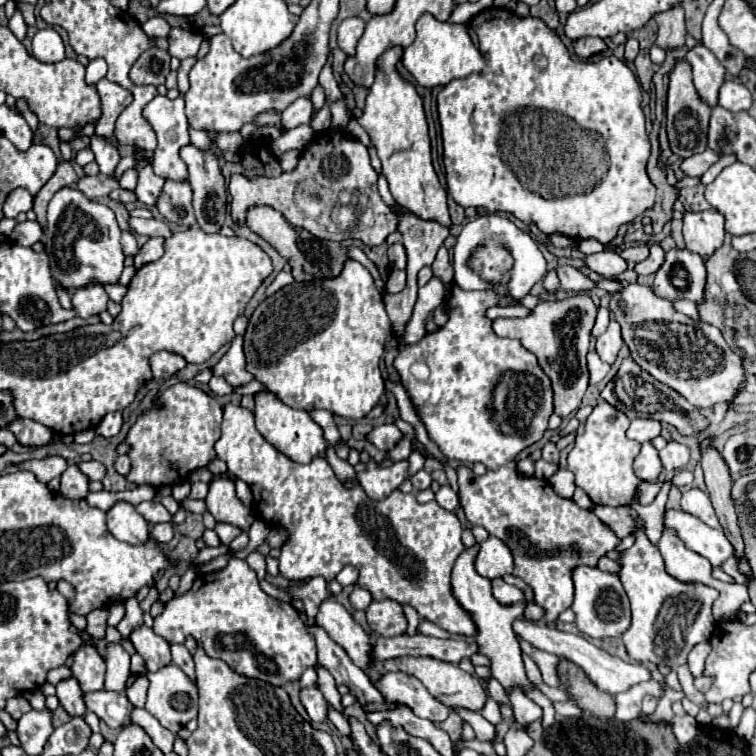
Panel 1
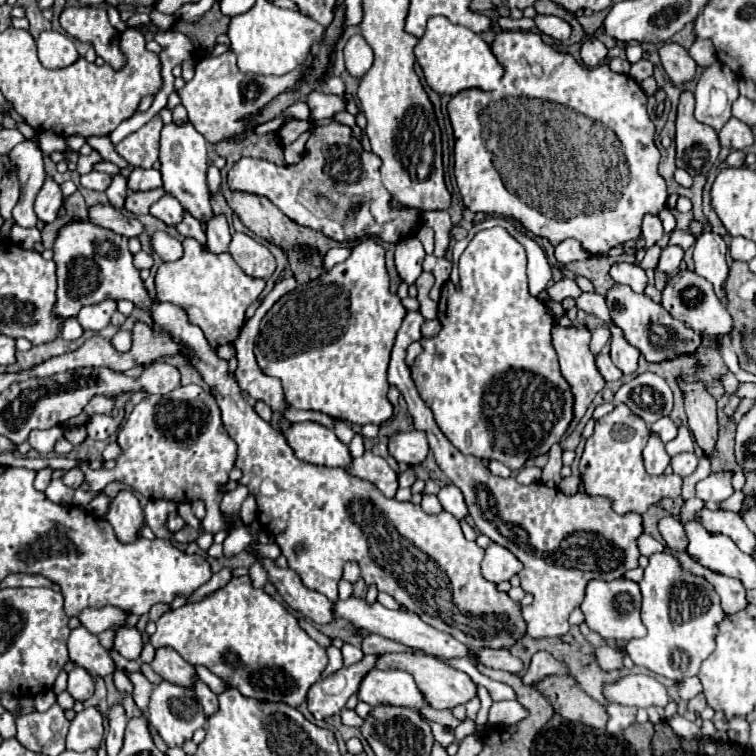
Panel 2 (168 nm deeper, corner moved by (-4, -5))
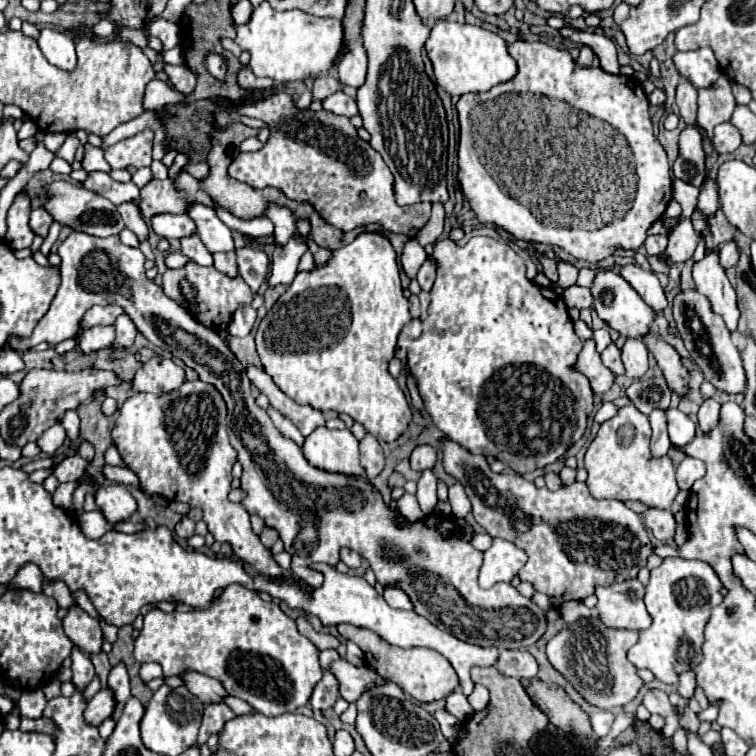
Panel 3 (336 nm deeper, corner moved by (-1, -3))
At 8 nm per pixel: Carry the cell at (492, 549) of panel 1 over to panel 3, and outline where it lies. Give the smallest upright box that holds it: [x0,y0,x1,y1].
[479,538,527,588]

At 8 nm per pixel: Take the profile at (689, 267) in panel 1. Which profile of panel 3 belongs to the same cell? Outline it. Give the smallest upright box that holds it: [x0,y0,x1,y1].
[673,290,745,392]

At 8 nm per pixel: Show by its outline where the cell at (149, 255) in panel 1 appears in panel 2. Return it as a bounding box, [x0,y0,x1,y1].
[152,232,184,262]

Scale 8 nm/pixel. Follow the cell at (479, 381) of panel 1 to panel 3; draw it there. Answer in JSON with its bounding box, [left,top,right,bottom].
[407,236,593,474]

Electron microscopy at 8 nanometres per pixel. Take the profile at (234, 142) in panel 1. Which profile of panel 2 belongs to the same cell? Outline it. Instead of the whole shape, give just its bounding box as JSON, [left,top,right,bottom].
[208,164,220,196]

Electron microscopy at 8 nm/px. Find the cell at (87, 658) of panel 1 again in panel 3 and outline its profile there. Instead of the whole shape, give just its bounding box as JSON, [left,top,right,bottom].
[63,606,103,654]

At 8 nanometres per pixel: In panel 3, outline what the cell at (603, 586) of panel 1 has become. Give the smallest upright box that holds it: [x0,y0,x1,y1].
[597,580,651,630]

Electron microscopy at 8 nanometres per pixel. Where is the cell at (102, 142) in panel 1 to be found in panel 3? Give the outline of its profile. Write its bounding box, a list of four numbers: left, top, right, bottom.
[117,202,149,240]

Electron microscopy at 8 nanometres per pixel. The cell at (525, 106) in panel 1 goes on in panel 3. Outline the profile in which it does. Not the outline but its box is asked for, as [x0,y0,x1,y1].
[457,40,671,264]

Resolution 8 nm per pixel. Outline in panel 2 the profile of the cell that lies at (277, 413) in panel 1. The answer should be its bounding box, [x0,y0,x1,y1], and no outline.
[284,422,350,466]

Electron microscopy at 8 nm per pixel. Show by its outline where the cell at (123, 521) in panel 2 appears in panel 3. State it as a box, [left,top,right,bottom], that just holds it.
[95,484,137,524]

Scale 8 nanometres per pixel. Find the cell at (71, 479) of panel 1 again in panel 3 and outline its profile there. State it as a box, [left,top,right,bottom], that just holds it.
[53,454,87,482]

